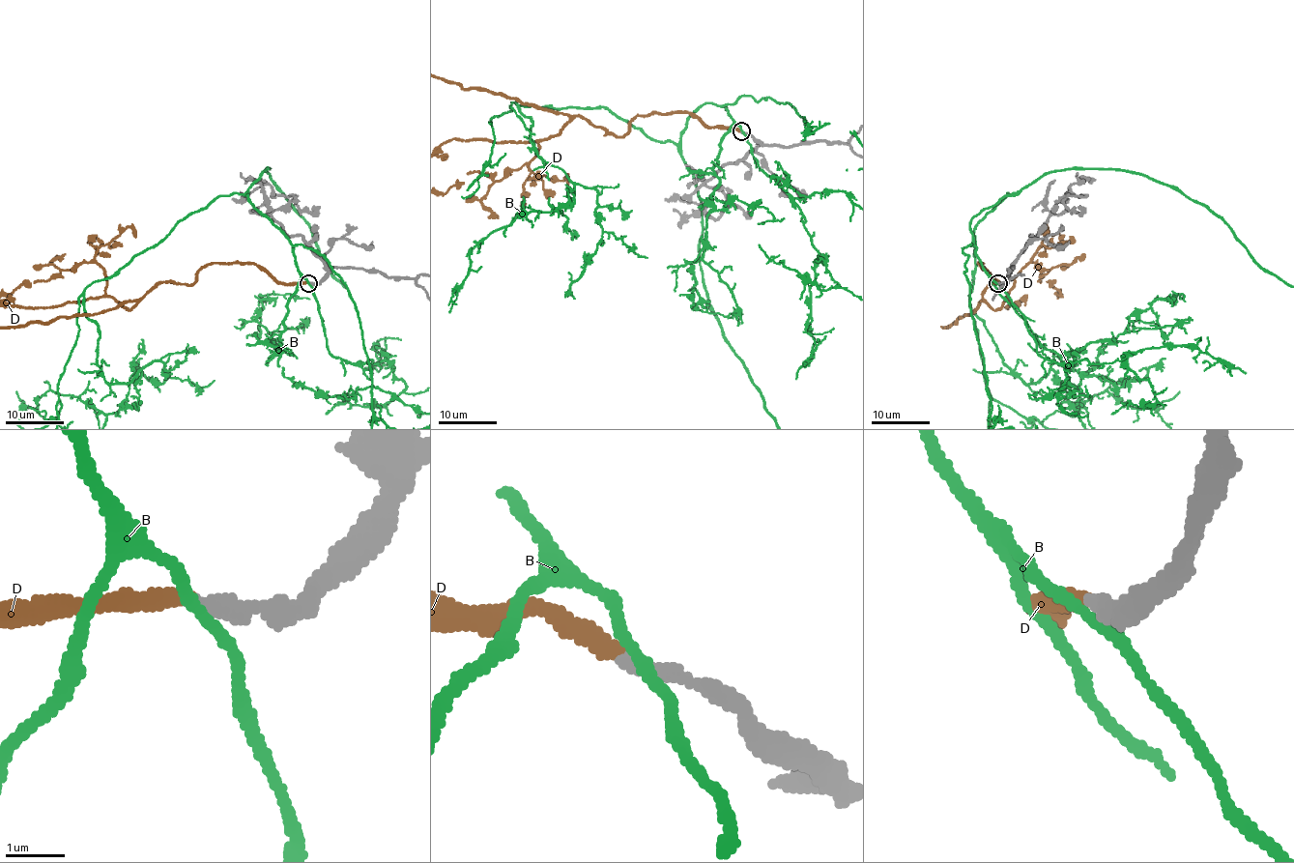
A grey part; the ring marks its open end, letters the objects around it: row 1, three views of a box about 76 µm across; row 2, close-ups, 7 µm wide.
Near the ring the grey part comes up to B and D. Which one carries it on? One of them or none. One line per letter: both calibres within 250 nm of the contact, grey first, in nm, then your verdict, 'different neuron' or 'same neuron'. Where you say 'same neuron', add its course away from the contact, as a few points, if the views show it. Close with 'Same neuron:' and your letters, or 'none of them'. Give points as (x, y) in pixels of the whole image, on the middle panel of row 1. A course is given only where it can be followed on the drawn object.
B: calibres 320 and 180 nm; different neuron
D: calibres 320 and 240 nm; same neuron
Same neuron: D

